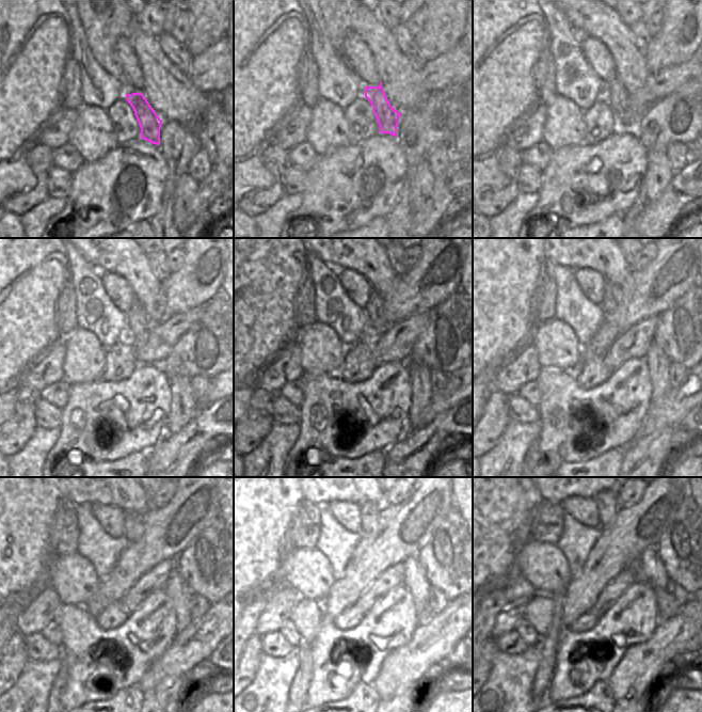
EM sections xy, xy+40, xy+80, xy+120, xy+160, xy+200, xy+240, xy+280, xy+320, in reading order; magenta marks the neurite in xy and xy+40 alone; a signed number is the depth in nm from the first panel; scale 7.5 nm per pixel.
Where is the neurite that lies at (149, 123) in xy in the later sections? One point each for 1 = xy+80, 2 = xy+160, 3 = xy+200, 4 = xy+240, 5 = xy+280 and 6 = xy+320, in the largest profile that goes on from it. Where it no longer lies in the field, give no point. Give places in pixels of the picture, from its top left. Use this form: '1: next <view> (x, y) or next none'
1: next xy+80 (615, 93)
2: next xy+160 (375, 309)
3: next xy+200 (612, 294)
4: next xy+240 (133, 526)
5: next xy+280 (369, 511)
6: next xy+320 (607, 506)

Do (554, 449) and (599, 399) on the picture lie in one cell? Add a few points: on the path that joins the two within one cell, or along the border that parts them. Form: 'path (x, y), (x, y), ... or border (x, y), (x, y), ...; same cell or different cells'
path (560, 431), (560, 414), (572, 402), (580, 402); same cell

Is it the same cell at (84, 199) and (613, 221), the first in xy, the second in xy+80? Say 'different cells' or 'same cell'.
different cells

